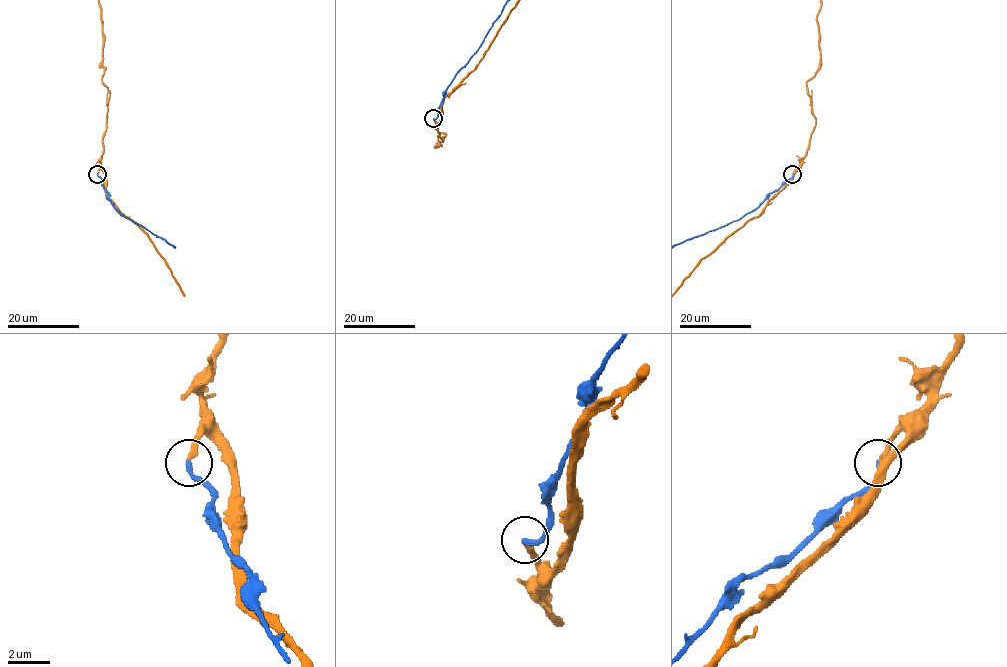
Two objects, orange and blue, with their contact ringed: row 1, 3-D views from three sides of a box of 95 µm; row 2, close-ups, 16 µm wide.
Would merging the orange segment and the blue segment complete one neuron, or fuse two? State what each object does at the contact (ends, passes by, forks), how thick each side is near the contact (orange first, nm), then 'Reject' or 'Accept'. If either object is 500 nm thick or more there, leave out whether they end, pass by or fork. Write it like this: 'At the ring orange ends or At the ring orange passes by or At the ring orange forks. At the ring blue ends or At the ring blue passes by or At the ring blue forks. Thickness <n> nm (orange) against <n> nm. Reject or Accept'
At the ring orange ends. At the ring blue ends. Thickness 240 nm (orange) against 240 nm. Accept

